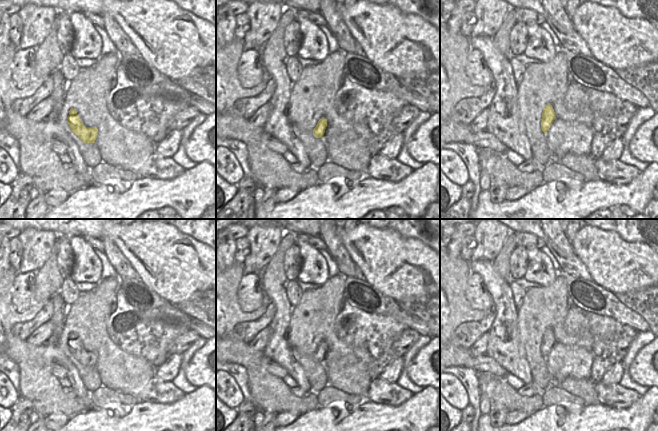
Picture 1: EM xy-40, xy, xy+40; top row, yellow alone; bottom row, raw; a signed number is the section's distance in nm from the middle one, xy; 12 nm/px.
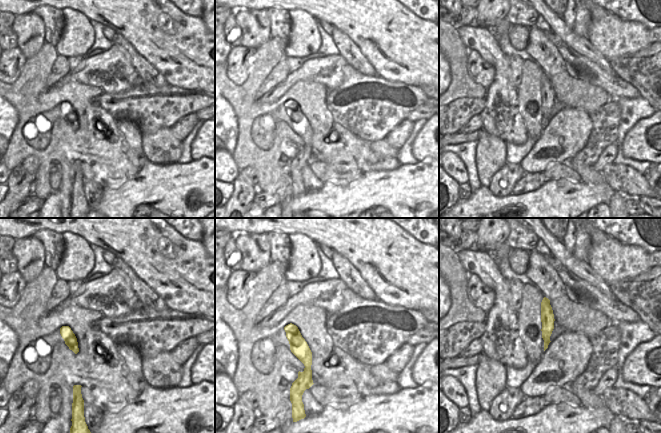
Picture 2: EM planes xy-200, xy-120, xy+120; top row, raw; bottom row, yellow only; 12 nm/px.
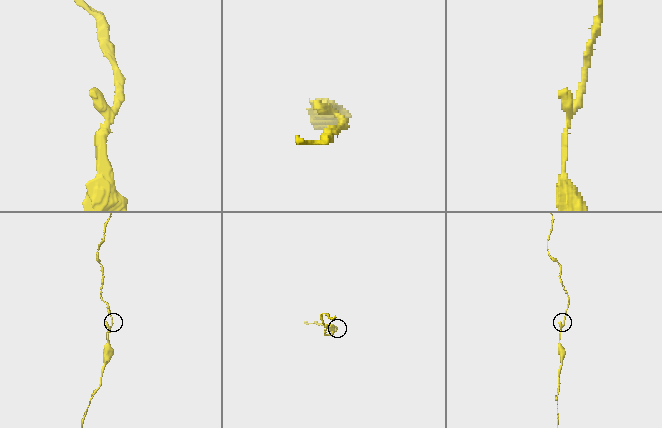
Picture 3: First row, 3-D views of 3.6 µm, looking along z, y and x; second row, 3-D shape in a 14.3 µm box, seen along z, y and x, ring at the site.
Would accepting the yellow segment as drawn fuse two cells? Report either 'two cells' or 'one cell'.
one cell

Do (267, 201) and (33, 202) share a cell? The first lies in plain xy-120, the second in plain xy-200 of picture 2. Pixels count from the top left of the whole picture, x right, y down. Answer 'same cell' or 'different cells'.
same cell

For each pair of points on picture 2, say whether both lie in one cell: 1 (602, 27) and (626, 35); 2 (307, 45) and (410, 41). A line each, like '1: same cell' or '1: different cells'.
1: same cell
2: different cells

